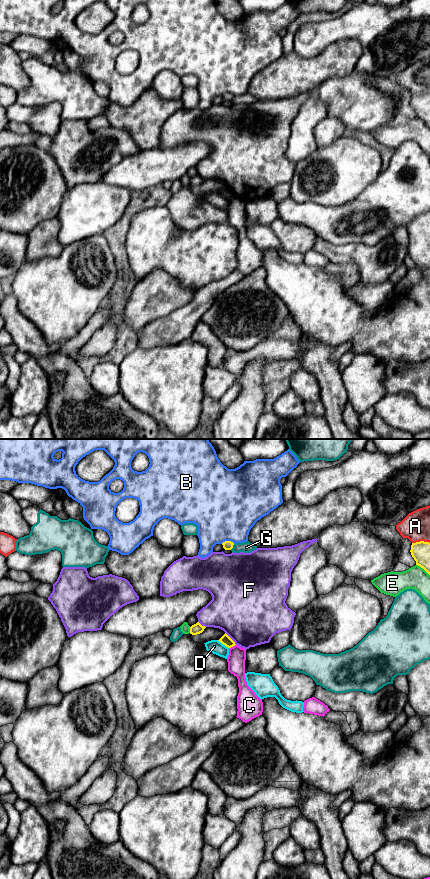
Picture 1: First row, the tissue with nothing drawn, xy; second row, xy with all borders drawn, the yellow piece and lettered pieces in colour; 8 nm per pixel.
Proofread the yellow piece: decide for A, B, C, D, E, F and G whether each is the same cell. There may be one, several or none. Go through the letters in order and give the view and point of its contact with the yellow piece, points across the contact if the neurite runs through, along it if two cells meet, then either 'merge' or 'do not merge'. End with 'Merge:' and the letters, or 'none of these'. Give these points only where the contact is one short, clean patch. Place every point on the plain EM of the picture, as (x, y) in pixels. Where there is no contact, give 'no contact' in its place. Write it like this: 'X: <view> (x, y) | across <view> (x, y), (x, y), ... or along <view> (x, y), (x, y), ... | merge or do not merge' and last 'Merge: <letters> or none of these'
A: xy (420, 93) | do not merge
B: xy (228, 93) | do not merge
C: xy (232, 198) | along xy (235, 196), (229, 200) | do not merge
D: xy (223, 196) | do not merge
E: xy (190, 182) | do not merge
F: xy (230, 190) | do not merge
G: xy (232, 99) | do not merge
Merge: none of these

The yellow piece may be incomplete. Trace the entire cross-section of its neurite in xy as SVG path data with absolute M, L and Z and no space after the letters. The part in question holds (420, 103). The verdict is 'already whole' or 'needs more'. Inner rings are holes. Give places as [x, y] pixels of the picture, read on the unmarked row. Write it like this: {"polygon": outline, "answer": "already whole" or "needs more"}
{"polygon": "M424 93L412 95L410 104L416 117L430 127L430 95Z", "answer": "already whole"}

